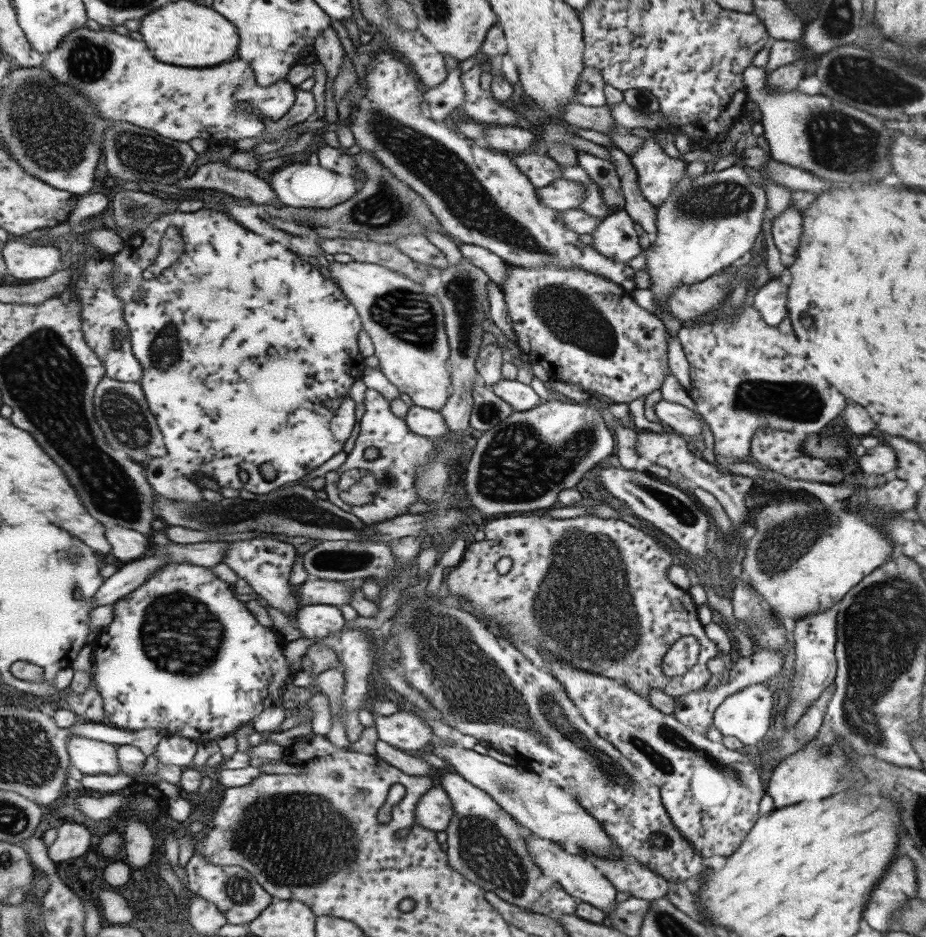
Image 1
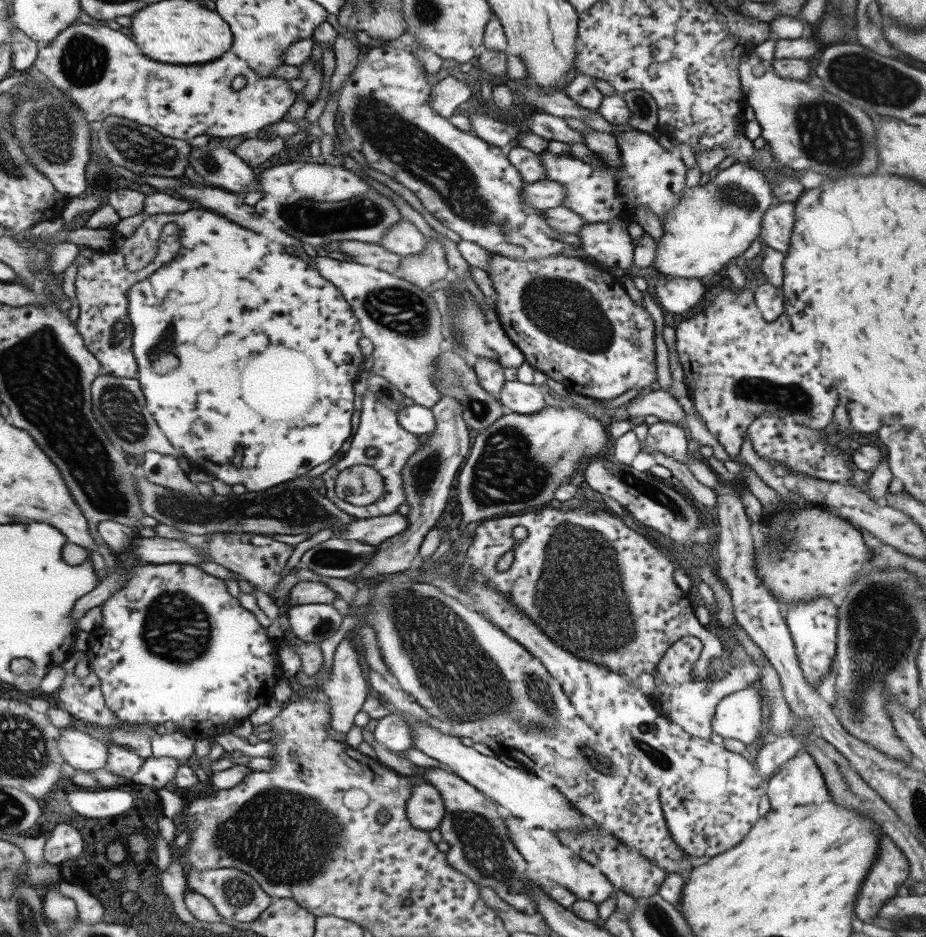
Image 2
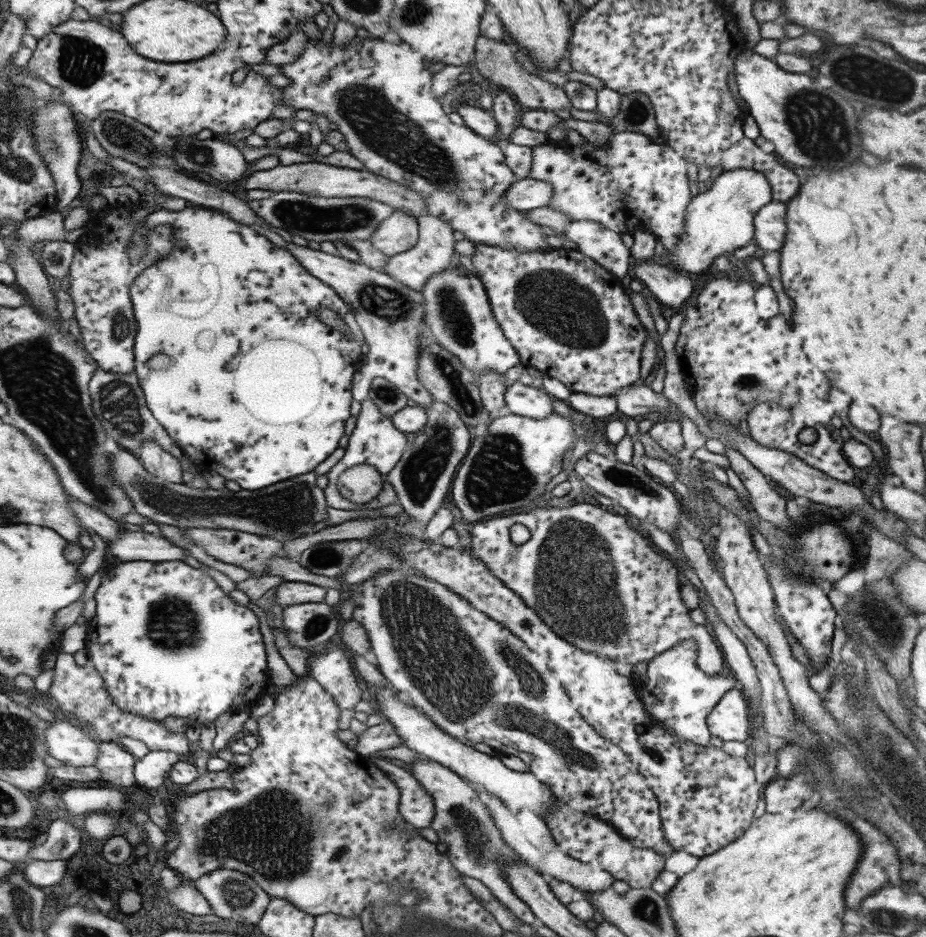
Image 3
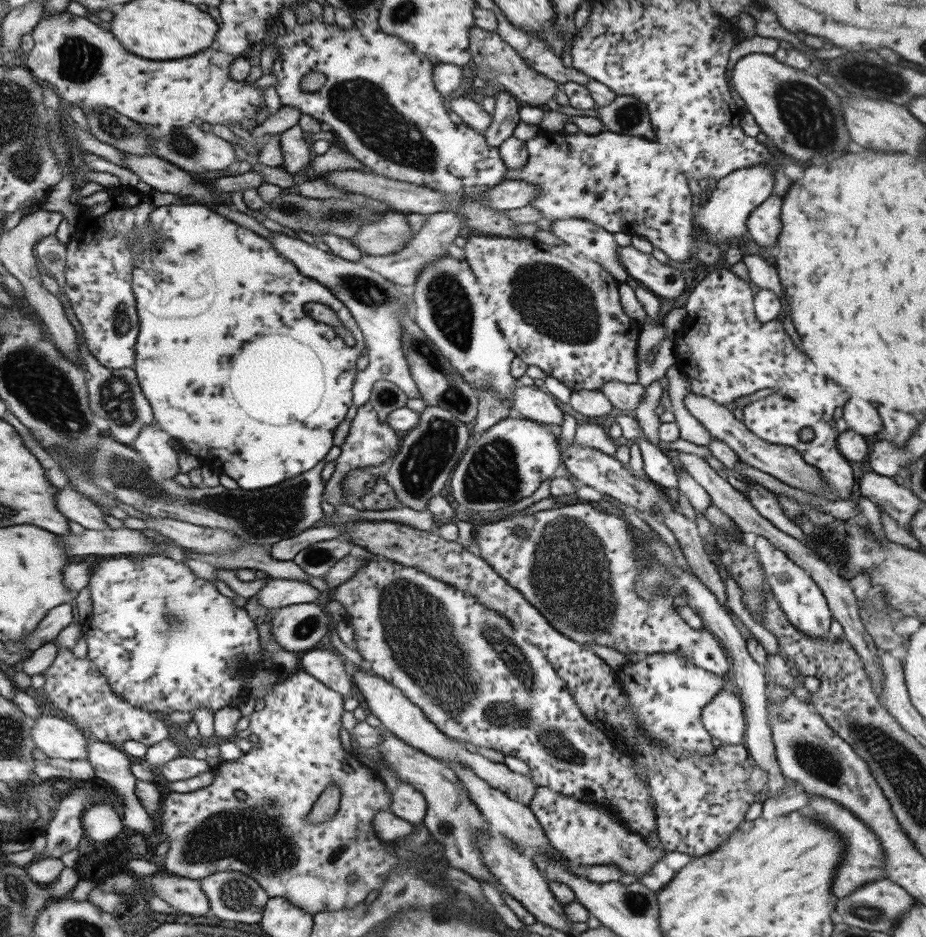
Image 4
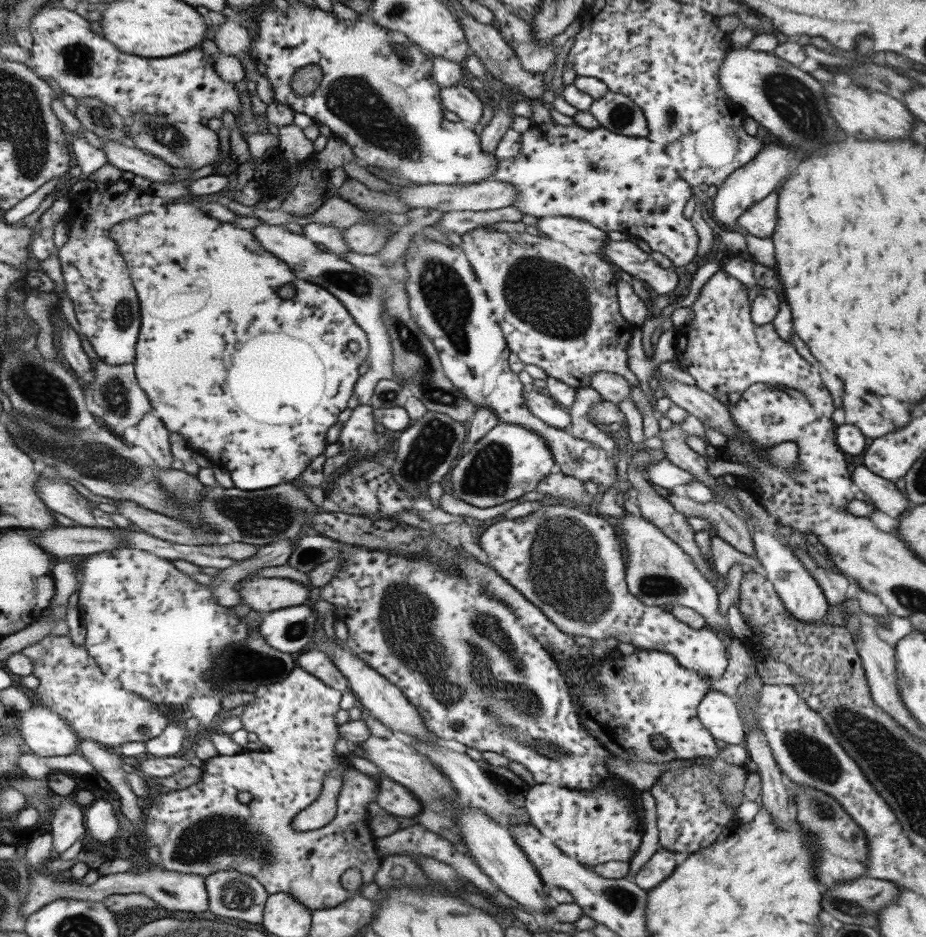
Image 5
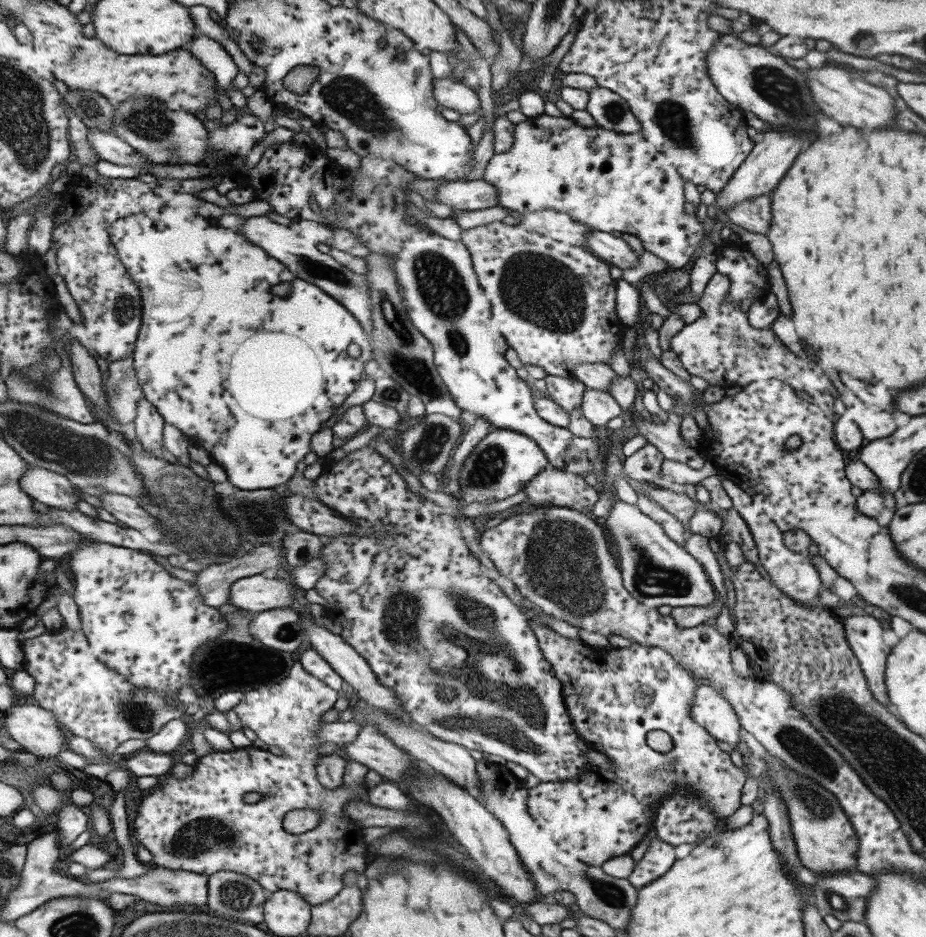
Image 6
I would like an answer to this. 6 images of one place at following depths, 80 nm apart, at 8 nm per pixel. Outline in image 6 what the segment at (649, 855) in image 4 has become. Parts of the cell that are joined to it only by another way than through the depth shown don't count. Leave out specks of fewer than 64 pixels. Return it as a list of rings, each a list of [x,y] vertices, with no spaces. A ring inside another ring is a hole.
[[[529,621],[528,626],[534,632],[543,658],[550,664],[552,672],[554,672],[554,677],[561,685],[563,704],[565,705],[571,725],[573,725],[573,731],[575,731],[577,736],[585,742],[585,744],[590,746],[592,750],[605,754],[609,764],[613,766],[612,769],[599,769],[591,766],[591,770],[589,770],[588,773],[591,777],[571,779],[563,782],[540,782],[528,791],[528,797],[526,800],[527,812],[537,823],[537,826],[540,826],[543,830],[549,832],[551,838],[560,846],[561,849],[567,851],[570,855],[579,859],[581,862],[593,866],[600,866],[600,864],[603,864],[606,860],[616,856],[627,855],[637,842],[646,837],[647,831],[654,826],[653,818],[658,804],[664,798],[667,798],[670,792],[674,792],[674,790],[690,790],[690,792],[694,792],[694,794],[700,794],[698,796],[698,798],[700,798],[700,802],[708,802],[708,804],[710,804],[710,808],[713,808],[712,812],[714,812],[719,818],[733,814],[733,812],[741,806],[739,802],[740,790],[742,789],[744,781],[747,779],[750,771],[744,767],[735,767],[730,761],[730,756],[724,751],[721,751],[717,745],[715,745],[716,740],[711,735],[707,734],[701,726],[698,726],[696,722],[691,720],[688,710],[691,706],[694,688],[700,682],[695,678],[693,673],[685,670],[683,667],[675,663],[671,658],[671,655],[667,654],[659,647],[645,646],[641,643],[631,642],[631,644],[625,648],[610,647],[598,650],[584,645],[581,640],[567,639],[549,627],[540,625],[537,621]],[[651,730],[663,730],[663,732],[667,732],[667,734],[669,734],[672,742],[672,747],[669,749],[669,752],[655,752],[655,750],[651,750],[651,748],[647,746],[646,735],[647,732],[651,732]]]

